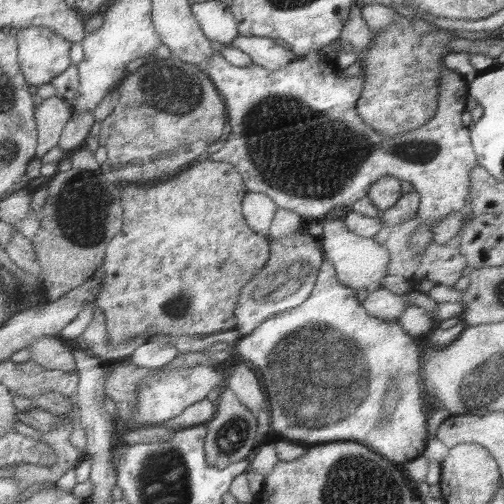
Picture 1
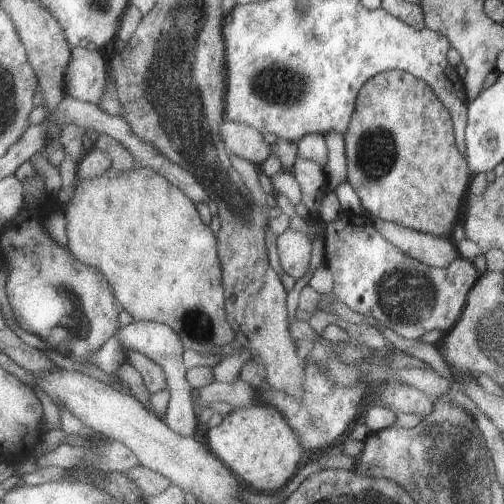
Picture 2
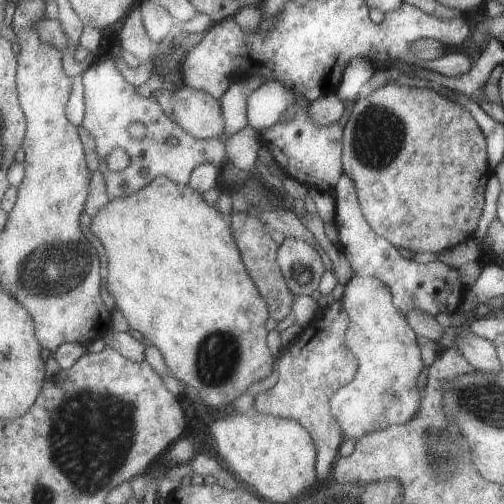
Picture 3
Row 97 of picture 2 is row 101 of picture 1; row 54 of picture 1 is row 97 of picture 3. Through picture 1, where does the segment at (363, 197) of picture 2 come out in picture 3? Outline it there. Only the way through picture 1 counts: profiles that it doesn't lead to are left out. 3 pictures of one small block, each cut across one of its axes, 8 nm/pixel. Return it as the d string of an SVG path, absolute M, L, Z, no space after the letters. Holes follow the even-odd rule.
M395 82L373 92L363 92L363 96L353 102L343 128L341 162L343 174L351 178L357 190L367 224L397 250L407 250L411 254L439 254L473 238L485 206L483 190L489 180L487 142L473 116L445 96L427 90L425 86L409 88Z

